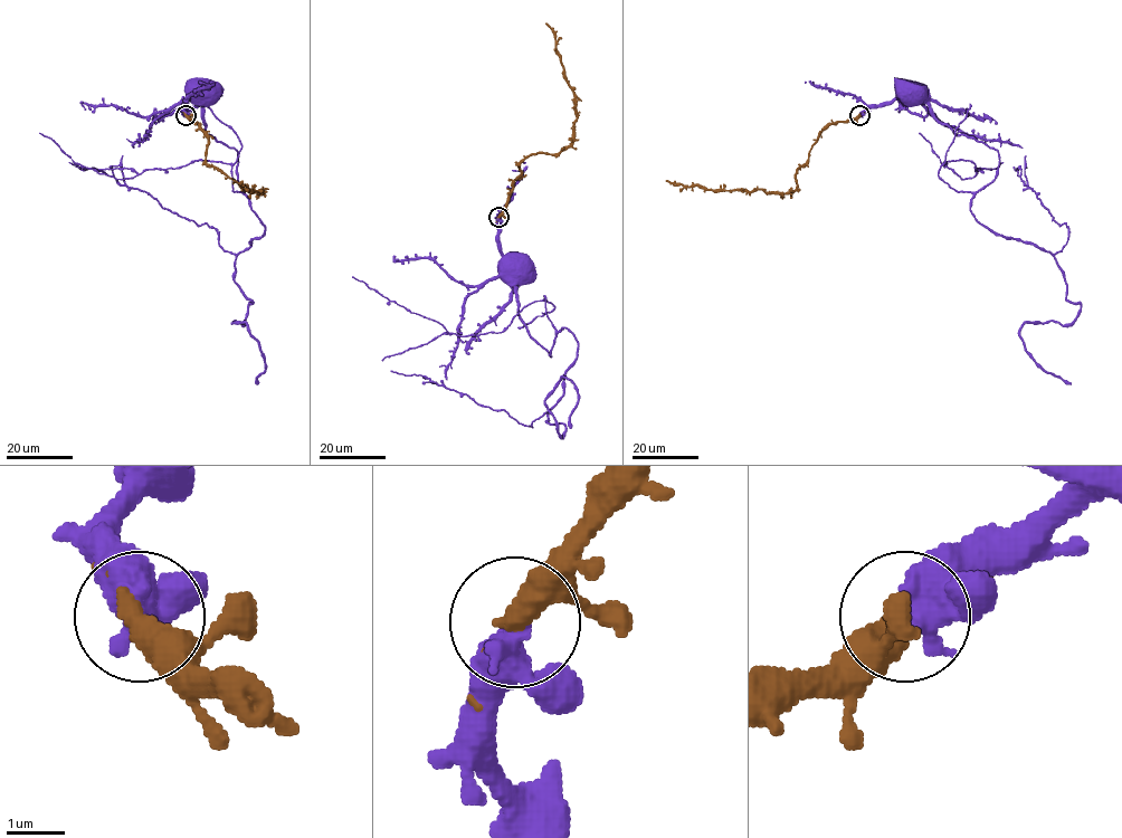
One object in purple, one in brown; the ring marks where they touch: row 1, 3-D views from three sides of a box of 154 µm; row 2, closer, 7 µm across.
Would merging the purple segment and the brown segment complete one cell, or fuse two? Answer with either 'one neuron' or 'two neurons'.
one neuron

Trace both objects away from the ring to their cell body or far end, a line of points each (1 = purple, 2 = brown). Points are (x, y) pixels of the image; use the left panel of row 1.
1: (186, 114), (184, 102), (202, 79), (202, 88)
2: (186, 114), (199, 124), (208, 140), (206, 163), (249, 190), (259, 193), (264, 190), (252, 190), (233, 180)

